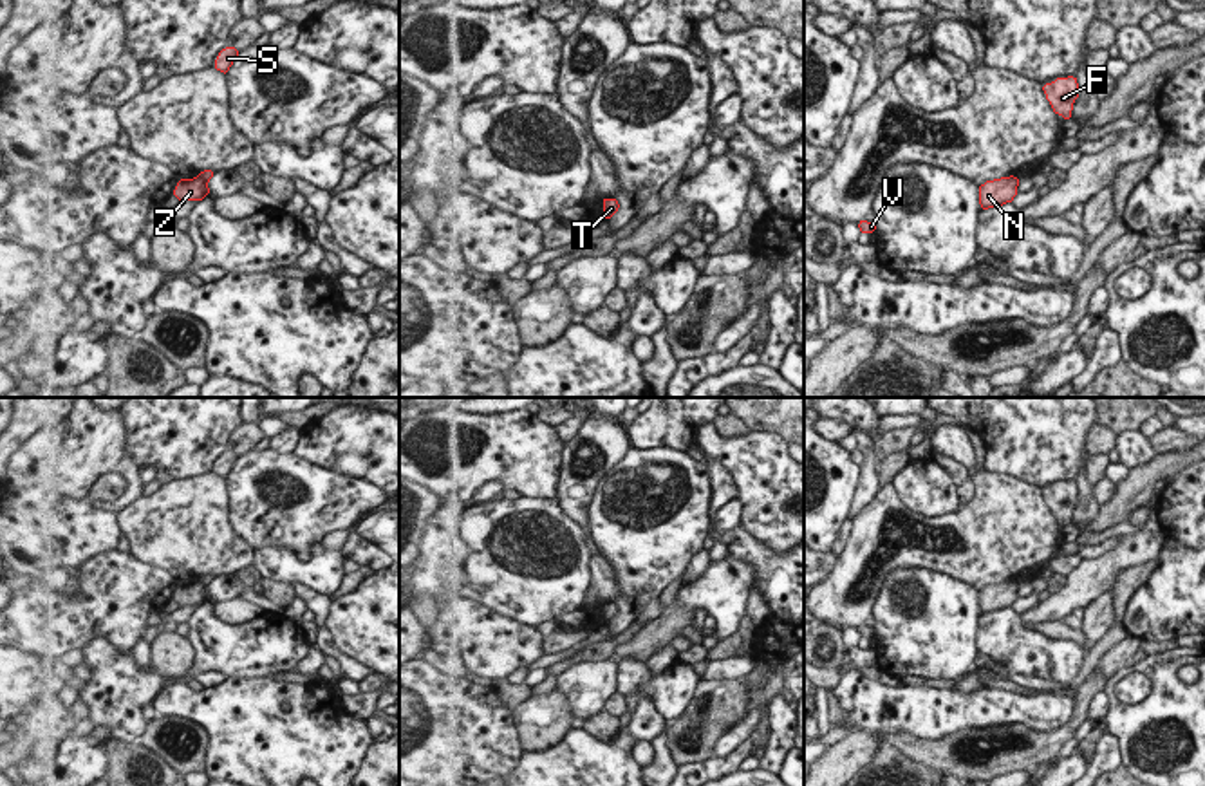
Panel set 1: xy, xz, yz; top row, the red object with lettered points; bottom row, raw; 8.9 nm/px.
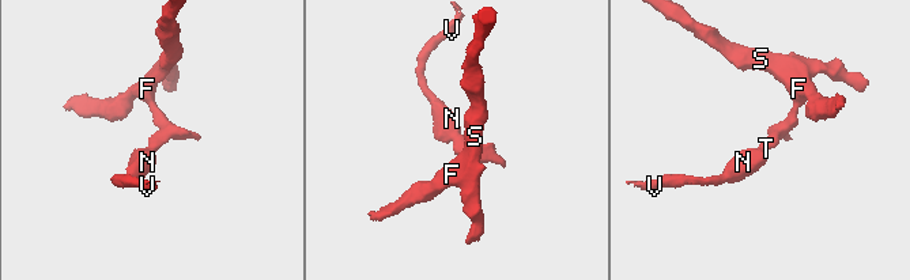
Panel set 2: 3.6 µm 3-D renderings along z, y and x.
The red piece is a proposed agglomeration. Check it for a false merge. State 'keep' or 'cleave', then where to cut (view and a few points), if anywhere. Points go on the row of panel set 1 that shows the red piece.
cleave; cut xy (197, 176), (206, 183)

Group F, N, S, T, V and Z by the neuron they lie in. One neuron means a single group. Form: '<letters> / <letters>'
F S T / N V Z

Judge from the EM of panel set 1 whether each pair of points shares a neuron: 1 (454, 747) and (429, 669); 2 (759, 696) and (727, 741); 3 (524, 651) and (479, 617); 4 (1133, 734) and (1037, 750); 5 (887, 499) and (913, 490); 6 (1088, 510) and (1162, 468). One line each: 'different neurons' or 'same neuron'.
1: same neuron
2: same neuron
3: same neuron
4: different neurons
5: different neurons
6: different neurons

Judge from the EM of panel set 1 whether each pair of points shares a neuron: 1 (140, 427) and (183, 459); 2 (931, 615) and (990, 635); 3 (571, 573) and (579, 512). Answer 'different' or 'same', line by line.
1: same
2: different
3: different

